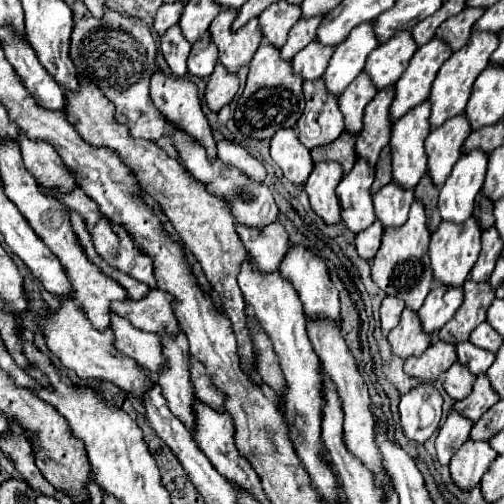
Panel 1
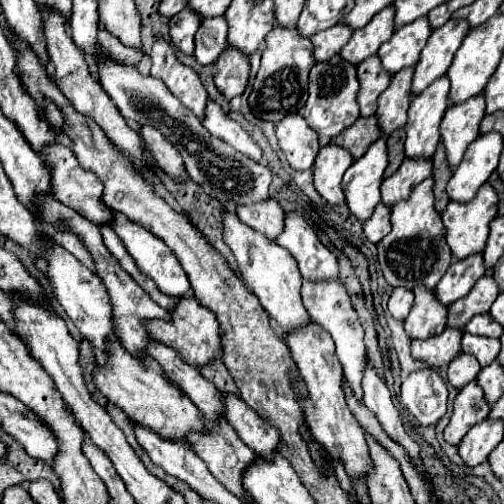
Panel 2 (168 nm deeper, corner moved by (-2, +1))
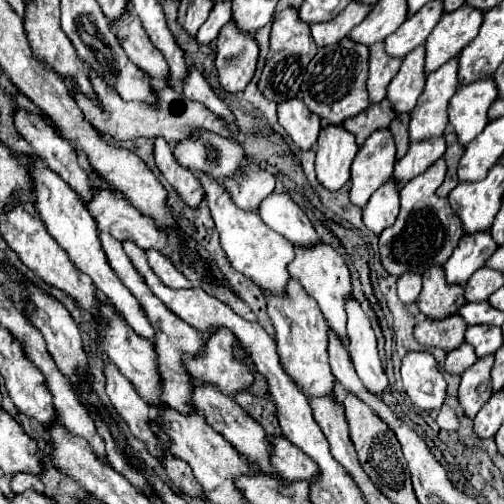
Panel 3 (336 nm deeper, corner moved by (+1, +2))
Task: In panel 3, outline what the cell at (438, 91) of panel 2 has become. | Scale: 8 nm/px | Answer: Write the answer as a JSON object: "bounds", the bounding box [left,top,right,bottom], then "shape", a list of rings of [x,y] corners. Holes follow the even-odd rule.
{"bounds":[409,58,457,142],"shape":[[[457,58],[445,62],[431,72],[425,82],[425,90],[411,112],[409,138],[421,142],[425,138],[439,138],[447,128],[447,104],[457,92]]]}

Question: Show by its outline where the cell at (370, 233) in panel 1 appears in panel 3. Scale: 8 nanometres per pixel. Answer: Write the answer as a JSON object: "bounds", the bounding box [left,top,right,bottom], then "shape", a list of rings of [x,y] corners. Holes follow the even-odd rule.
{"bounds":[363,180,399,234],"shape":[[[389,180],[375,194],[371,194],[369,204],[363,208],[363,224],[373,232],[381,234],[389,228],[399,214],[399,186]]]}

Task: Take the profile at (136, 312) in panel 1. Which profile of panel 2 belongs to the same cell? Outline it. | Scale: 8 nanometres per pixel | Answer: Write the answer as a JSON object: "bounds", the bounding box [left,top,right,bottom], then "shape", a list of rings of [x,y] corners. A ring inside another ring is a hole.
{"bounds":[146,297,222,367],"shape":[[[184,297],[180,301],[180,307],[176,307],[176,311],[172,311],[172,323],[148,321],[146,327],[148,327],[148,333],[156,341],[174,349],[186,363],[190,363],[194,367],[204,367],[204,365],[212,363],[216,353],[222,351],[222,331],[220,331],[220,323],[216,321],[216,315],[210,309],[206,309],[204,305],[200,305],[194,297]]]}

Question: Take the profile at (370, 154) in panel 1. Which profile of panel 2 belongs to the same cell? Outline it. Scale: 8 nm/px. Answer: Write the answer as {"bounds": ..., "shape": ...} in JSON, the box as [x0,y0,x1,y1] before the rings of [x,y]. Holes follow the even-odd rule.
{"bounds":[376,67,414,137],"shape":[[[404,67],[402,71],[394,73],[388,89],[378,99],[376,115],[380,119],[380,129],[386,137],[406,125],[408,107],[412,101],[412,75],[414,67]]]}

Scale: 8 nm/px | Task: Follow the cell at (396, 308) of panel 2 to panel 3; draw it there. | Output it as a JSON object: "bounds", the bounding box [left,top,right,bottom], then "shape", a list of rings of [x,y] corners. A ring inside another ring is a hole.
{"bounds":[397,274,421,306],"shape":[[[403,274],[397,280],[397,296],[407,306],[417,300],[421,292],[421,276],[419,274]]]}

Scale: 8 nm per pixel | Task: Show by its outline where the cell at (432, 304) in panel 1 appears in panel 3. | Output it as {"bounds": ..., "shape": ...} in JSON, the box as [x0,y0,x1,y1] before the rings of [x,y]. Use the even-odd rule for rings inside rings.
{"bounds":[445,232,497,286],"shape":[[[489,232],[481,234],[469,234],[463,236],[451,258],[445,262],[445,280],[449,284],[463,286],[497,250],[497,244],[493,242]]]}

